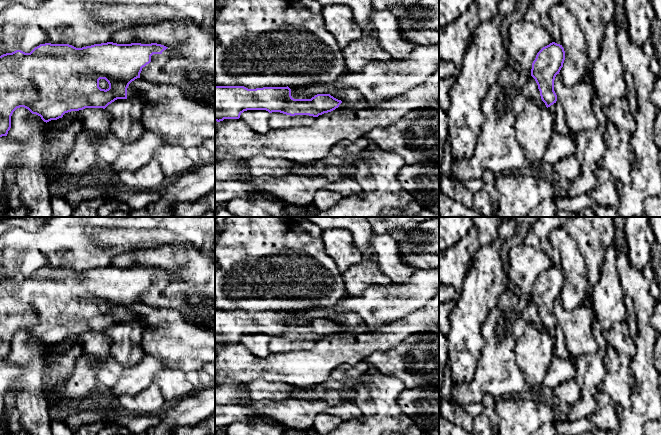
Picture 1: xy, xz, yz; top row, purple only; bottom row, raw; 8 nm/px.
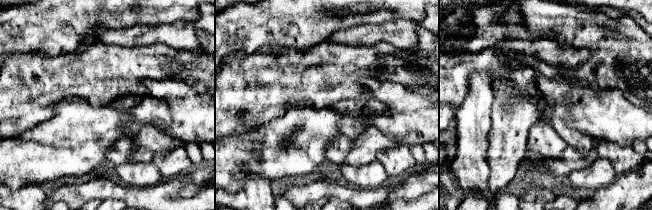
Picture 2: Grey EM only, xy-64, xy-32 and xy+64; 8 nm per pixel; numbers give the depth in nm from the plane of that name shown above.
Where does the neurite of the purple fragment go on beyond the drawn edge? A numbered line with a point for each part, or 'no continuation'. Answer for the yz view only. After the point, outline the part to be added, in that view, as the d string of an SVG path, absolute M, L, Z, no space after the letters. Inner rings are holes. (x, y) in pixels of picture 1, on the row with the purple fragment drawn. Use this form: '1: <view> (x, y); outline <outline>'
no continuation

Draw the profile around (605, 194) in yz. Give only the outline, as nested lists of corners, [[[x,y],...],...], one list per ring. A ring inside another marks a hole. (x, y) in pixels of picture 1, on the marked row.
[[[597,167],[597,185],[590,192],[594,201],[602,207],[616,207],[619,203],[619,193],[615,177],[606,169]]]

